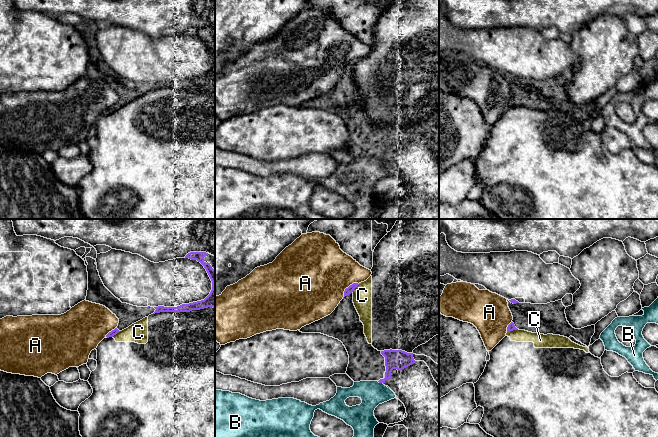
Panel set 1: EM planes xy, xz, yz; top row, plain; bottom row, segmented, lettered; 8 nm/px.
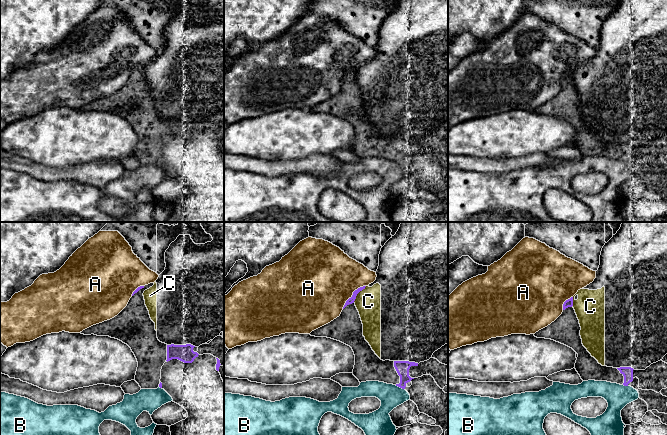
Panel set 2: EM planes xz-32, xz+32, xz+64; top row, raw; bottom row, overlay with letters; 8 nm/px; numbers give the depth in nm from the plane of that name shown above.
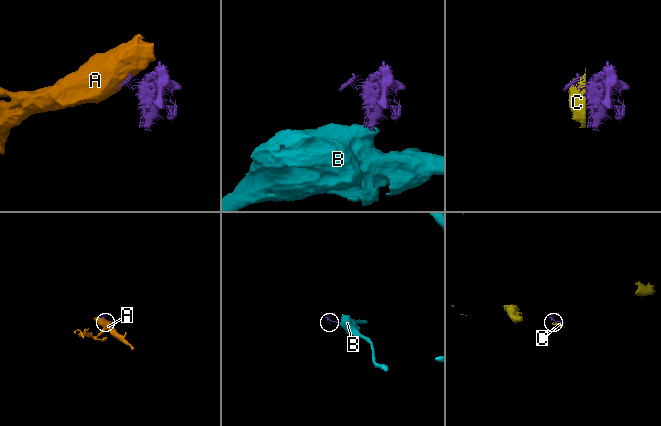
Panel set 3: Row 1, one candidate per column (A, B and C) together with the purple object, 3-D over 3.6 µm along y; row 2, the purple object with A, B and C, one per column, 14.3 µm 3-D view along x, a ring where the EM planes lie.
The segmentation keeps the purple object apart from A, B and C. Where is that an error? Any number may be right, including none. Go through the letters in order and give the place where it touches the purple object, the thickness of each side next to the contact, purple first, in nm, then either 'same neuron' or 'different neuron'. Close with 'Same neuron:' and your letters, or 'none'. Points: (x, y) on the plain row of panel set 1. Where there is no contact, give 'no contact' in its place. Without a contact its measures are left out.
A: contact xz (348, 63); calibres 60 and 480 nm; different neuron
B: contact xz (380, 158); calibres 160 and 200 nm; different neuron
C: contact yz (512, 106); calibres 60 and 110 nm; different neuron
Same neuron: none

